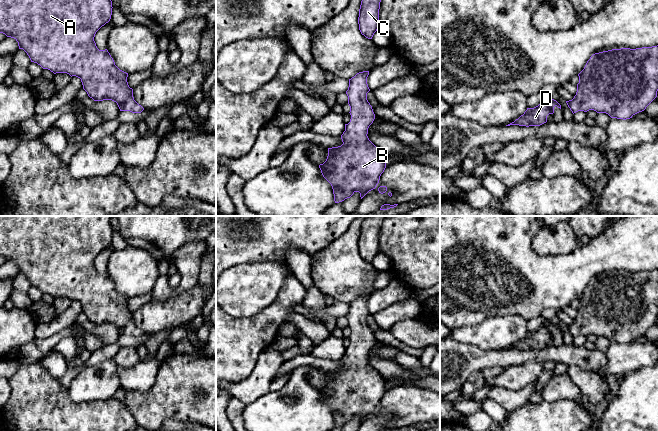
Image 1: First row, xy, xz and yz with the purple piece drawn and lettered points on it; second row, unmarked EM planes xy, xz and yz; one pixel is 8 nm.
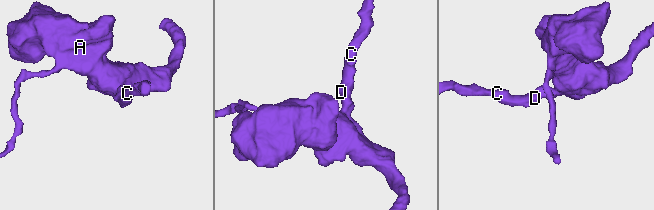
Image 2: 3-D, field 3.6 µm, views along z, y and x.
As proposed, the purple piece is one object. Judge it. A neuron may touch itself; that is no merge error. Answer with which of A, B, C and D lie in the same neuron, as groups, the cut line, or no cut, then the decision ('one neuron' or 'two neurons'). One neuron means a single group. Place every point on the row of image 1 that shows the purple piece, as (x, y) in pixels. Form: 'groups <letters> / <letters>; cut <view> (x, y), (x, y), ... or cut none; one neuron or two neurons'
groups A B C D; cut none; one neuron

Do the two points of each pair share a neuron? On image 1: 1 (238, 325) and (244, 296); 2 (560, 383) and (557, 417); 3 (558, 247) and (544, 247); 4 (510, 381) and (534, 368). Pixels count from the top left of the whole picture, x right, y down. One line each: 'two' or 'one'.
1: two
2: two
3: one
4: one

